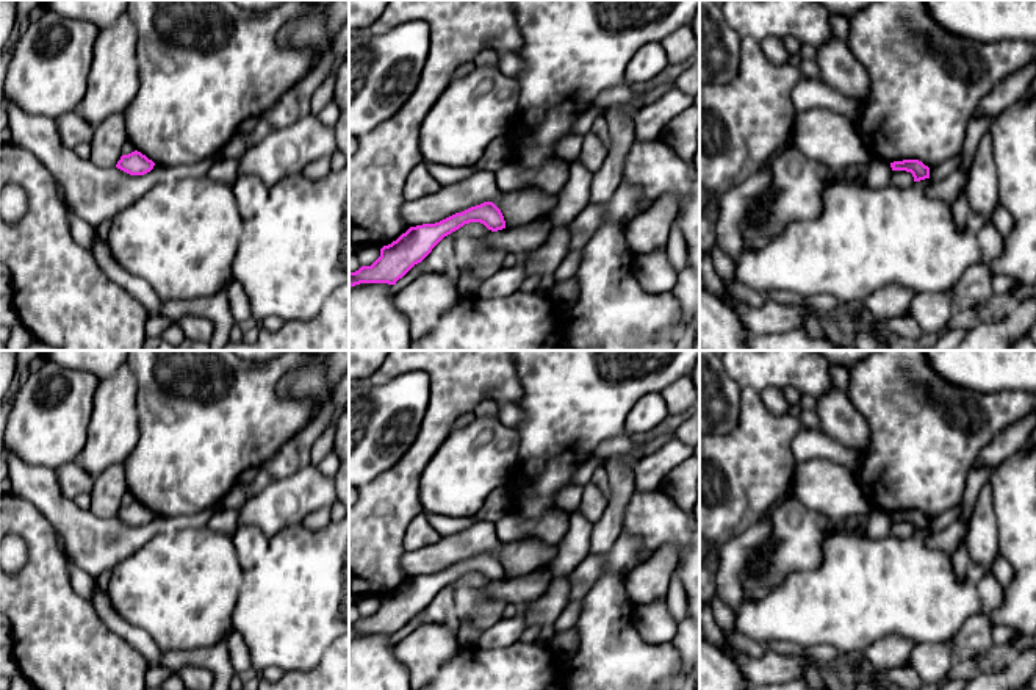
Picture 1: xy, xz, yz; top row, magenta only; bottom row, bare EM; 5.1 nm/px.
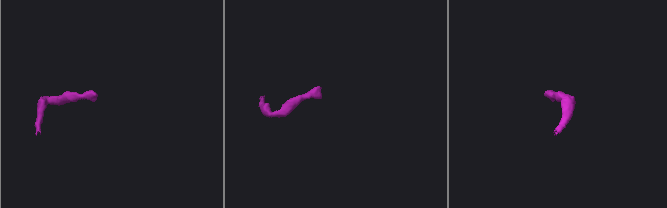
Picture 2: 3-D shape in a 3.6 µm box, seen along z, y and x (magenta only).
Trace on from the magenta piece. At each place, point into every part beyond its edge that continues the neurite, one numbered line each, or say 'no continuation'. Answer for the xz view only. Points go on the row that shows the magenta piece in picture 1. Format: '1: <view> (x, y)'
no continuation

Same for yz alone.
no continuation

